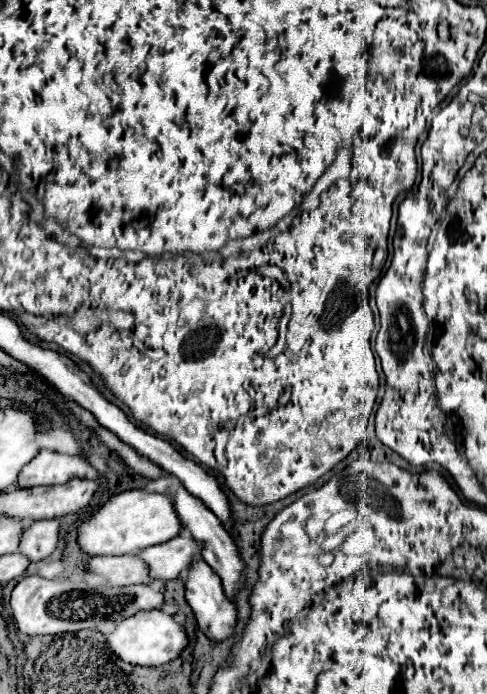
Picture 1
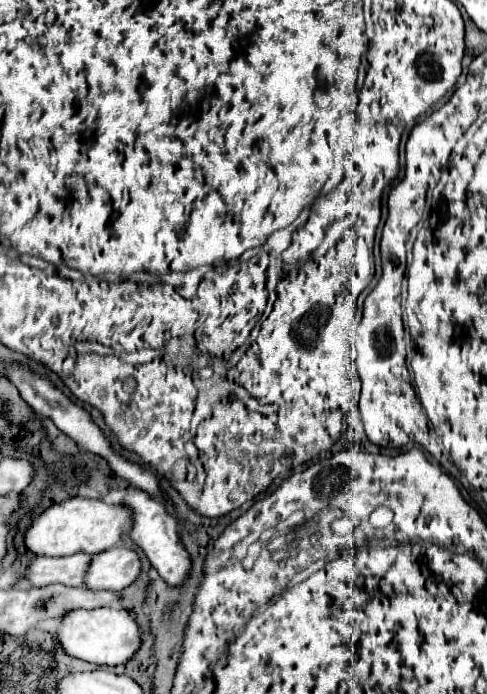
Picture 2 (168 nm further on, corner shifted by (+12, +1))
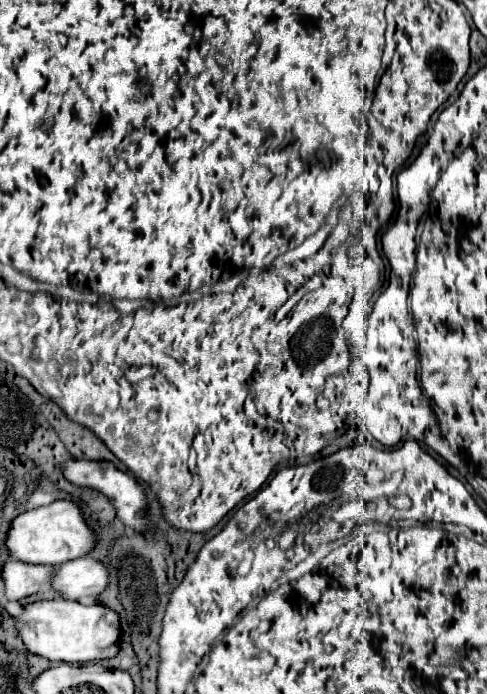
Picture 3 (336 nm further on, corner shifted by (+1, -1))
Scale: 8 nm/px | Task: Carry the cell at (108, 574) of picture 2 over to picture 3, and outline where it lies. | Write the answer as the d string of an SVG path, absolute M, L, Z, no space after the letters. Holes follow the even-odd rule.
M83 556L83 558L61 564L59 570L55 572L55 578L51 584L53 590L61 592L63 598L69 598L69 600L83 600L89 596L97 598L101 592L107 590L107 586L109 586L109 568L101 560L95 560L91 556Z

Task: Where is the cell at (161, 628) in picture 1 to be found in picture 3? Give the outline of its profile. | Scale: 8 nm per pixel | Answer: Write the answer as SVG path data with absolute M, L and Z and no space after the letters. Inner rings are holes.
M43 600L23 608L23 616L17 618L19 634L29 652L49 660L63 660L71 664L111 660L119 654L119 614L103 604L83 606L75 600Z

